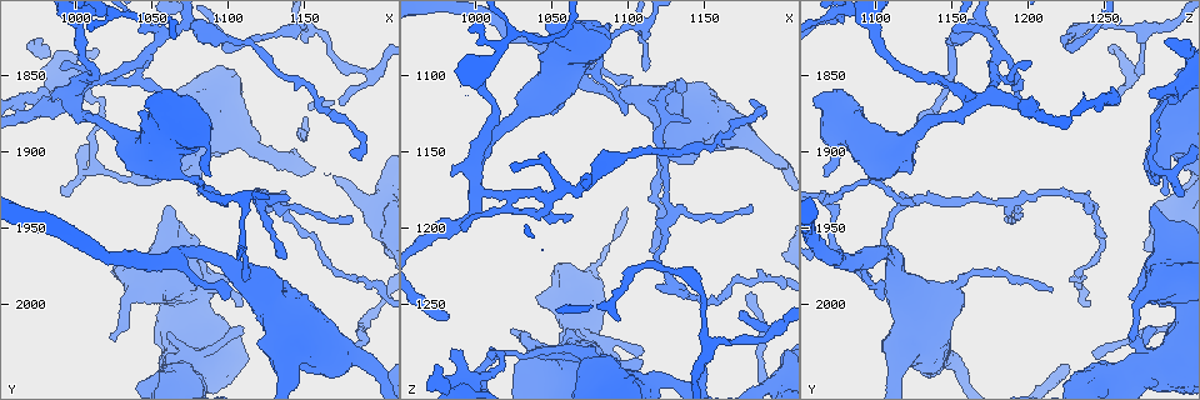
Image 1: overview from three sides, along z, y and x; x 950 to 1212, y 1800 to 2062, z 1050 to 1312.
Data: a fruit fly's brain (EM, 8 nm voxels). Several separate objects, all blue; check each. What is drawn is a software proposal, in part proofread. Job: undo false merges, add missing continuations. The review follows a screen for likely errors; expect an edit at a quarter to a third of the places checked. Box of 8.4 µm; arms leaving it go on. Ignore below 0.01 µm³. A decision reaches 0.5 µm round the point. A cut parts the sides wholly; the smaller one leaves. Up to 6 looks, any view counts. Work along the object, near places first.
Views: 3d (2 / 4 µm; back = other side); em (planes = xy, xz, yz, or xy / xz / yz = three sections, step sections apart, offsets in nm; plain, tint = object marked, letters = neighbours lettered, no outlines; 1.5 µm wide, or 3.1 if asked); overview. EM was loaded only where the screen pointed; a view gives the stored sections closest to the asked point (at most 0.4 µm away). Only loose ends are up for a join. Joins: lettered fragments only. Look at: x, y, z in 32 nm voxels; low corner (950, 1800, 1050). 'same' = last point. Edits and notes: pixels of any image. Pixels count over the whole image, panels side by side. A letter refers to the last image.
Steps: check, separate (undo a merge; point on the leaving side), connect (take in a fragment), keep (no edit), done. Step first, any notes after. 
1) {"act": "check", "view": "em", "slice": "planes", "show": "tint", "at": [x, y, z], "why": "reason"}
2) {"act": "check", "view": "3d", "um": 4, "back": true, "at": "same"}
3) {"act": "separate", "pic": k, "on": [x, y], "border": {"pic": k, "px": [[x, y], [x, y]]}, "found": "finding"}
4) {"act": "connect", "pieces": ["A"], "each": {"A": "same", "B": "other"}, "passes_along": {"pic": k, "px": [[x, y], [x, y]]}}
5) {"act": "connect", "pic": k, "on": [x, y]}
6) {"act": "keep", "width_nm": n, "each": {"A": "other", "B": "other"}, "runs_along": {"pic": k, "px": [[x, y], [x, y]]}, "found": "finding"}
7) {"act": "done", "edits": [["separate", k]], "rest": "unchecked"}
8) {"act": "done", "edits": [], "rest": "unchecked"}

{"act": "check", "view": "3d", "um": 4, "at": [1152, 1822, 1274], "why": "arms part here"}

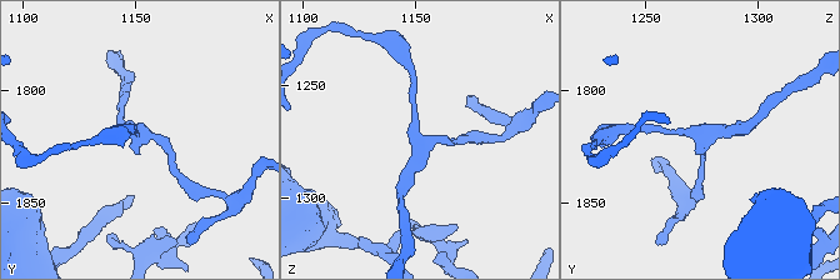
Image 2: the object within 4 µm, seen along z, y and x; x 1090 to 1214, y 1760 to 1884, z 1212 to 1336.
{"act": "check", "view": "em", "slice": "planes", "show": "tint", "at": [1152, 1820, 1275], "arms": 3}

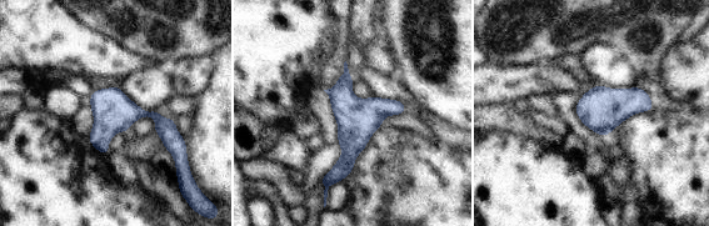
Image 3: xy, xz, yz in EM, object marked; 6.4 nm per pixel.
{"act": "check", "view": "em", "slice": "planes", "show": "letters", "at": "same"}

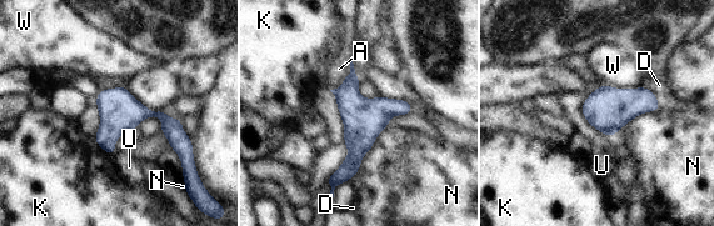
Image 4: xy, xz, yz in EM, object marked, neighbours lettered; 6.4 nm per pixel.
{"act": "keep", "longest_contact_nm": ["N", 460], "each": {"A": "other", "D": "other", "K": "other", "N": "other", "U": "other", "W": "other"}, "border": {"pic": 4, "px": [[351, 60], [349, 74], [330, 90]]}, "found": "all the same neuron"}

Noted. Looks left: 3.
{"act": "check", "view": "3d", "um": 2, "at": [1042, 1842, 1190], "why": "closes a loop"}

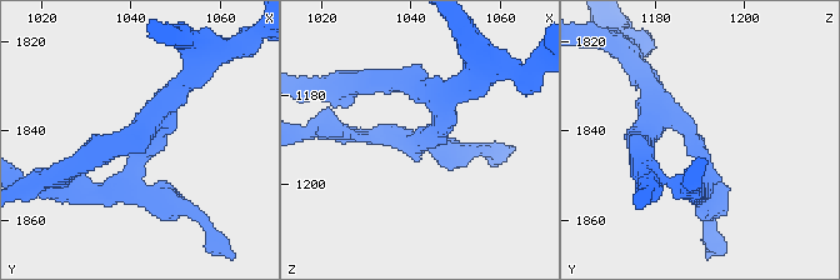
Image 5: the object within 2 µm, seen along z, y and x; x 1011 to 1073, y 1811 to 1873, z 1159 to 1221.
{"act": "check", "view": "em", "slice": "xy", "step": 8, "show": "tint", "at": [1043, 1844, 1188], "arm_widths_nm": [180, 200]}

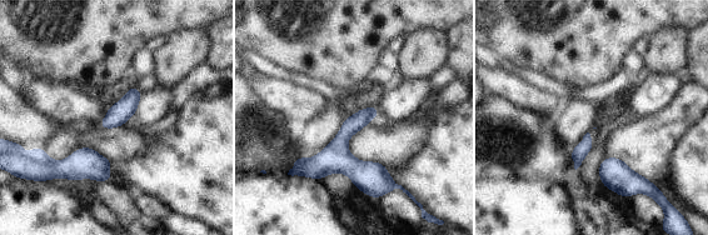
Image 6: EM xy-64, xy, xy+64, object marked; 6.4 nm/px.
{"act": "check", "view": "em", "slice": "planes", "show": "letters", "at": "same", "why": "cut it another way"}

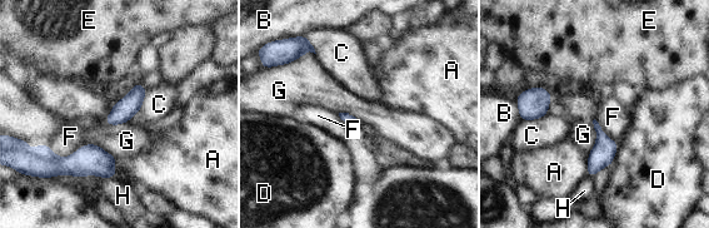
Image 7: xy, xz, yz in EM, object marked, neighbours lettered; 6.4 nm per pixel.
{"act": "keep", "each": {"A": "other", "B": "other", "C": "other", "D": "other", "E": "other", "F": "other", "G": "other", "H": "other"}, "border": {"pic": 7, "px": [[148, 90], [141, 108], [129, 120]]}, "found": "continuous, no second neuron"}

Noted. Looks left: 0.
{"act": "done", "edits": [], "rest": "unchecked"}

